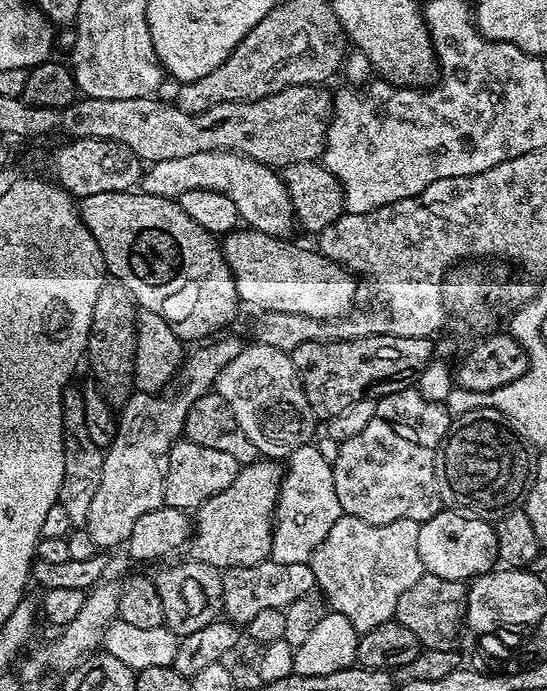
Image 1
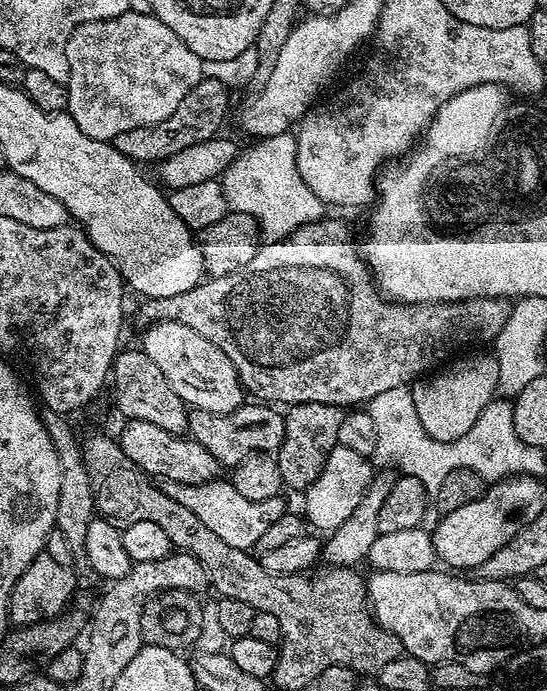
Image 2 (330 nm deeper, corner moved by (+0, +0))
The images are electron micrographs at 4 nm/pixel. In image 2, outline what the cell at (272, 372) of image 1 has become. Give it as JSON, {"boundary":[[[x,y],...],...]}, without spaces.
{"boundary":[[[159,320],[148,329],[142,350],[156,363],[158,370],[166,374],[166,382],[174,386],[174,394],[178,394],[189,409],[201,408],[214,414],[230,414],[245,403],[246,389],[240,383],[234,362],[230,362],[230,358],[226,358],[226,354],[222,354],[210,338],[202,338],[198,330],[190,330],[190,326],[177,320]]]}

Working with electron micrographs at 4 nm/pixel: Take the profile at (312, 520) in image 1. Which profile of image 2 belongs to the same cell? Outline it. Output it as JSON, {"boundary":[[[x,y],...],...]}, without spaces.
{"boundary":[[[217,478],[205,484],[179,484],[173,480],[165,480],[162,487],[166,494],[170,494],[170,498],[174,498],[174,502],[182,502],[182,506],[192,511],[213,534],[218,534],[222,542],[235,548],[255,549],[262,533],[273,522],[278,522],[278,518],[286,515],[280,496],[266,498],[262,502],[250,502],[250,498],[242,498],[242,494],[234,490],[231,479],[228,478]]]}

